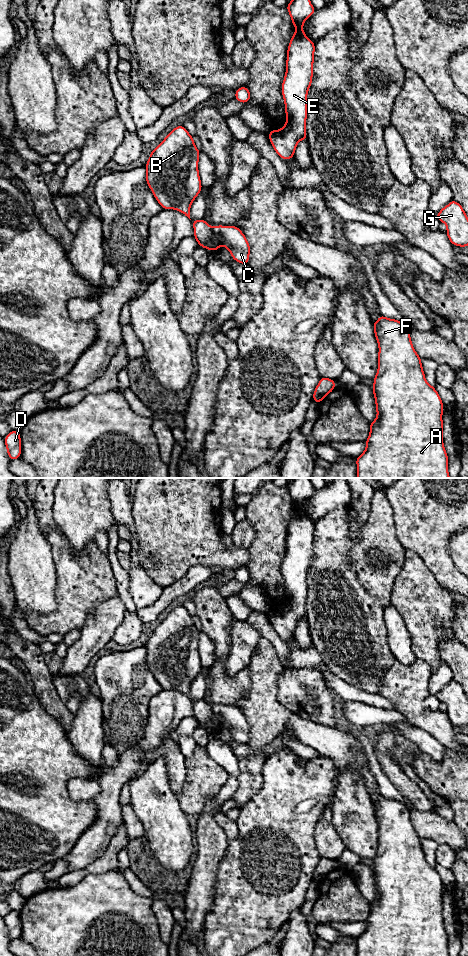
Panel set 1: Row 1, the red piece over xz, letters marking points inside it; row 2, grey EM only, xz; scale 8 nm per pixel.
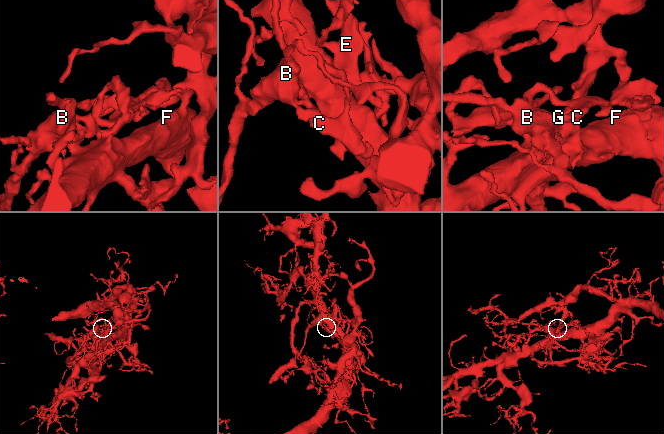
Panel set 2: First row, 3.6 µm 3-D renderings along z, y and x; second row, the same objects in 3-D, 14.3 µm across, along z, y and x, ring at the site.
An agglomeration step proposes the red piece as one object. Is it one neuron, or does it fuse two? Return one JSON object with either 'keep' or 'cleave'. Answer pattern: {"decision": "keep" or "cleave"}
{"decision": "cleave"}

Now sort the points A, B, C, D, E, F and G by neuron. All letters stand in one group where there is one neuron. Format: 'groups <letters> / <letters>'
groups A C D E F G / B

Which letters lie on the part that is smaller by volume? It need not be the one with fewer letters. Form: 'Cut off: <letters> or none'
Cut off: B

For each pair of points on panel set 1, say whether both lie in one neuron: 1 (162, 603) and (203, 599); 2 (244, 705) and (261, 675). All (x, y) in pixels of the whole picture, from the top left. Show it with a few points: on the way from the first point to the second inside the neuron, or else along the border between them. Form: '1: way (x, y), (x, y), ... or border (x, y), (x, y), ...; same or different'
1: border (196, 588), (191, 593); different
2: way (251, 698), (261, 688), (261, 682); same

